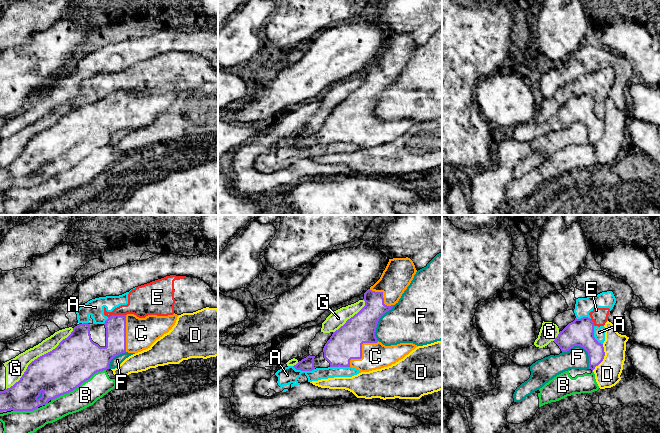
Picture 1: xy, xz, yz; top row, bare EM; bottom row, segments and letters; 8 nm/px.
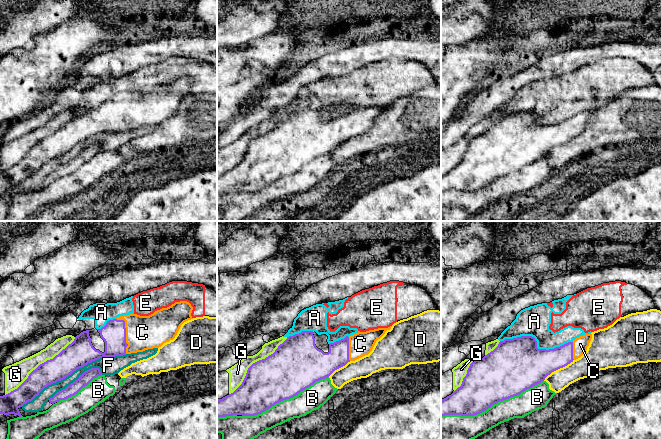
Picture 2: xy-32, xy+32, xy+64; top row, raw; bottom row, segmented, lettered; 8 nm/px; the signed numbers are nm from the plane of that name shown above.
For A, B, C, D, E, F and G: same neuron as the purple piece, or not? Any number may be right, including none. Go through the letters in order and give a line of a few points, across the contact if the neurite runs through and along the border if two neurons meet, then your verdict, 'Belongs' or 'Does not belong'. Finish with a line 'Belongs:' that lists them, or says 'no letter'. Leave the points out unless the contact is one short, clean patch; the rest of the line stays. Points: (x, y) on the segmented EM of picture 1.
A: Does not belong
B: Does not belong
C: Belongs
D: Does not belong
E: Line: xy (125, 314), (112, 314), (108, 317). Does not belong
F: Does not belong
G: Does not belong
Belongs: C

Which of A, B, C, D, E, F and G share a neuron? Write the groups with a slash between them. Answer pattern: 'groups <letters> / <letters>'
groups A E G / B / C / D / F

